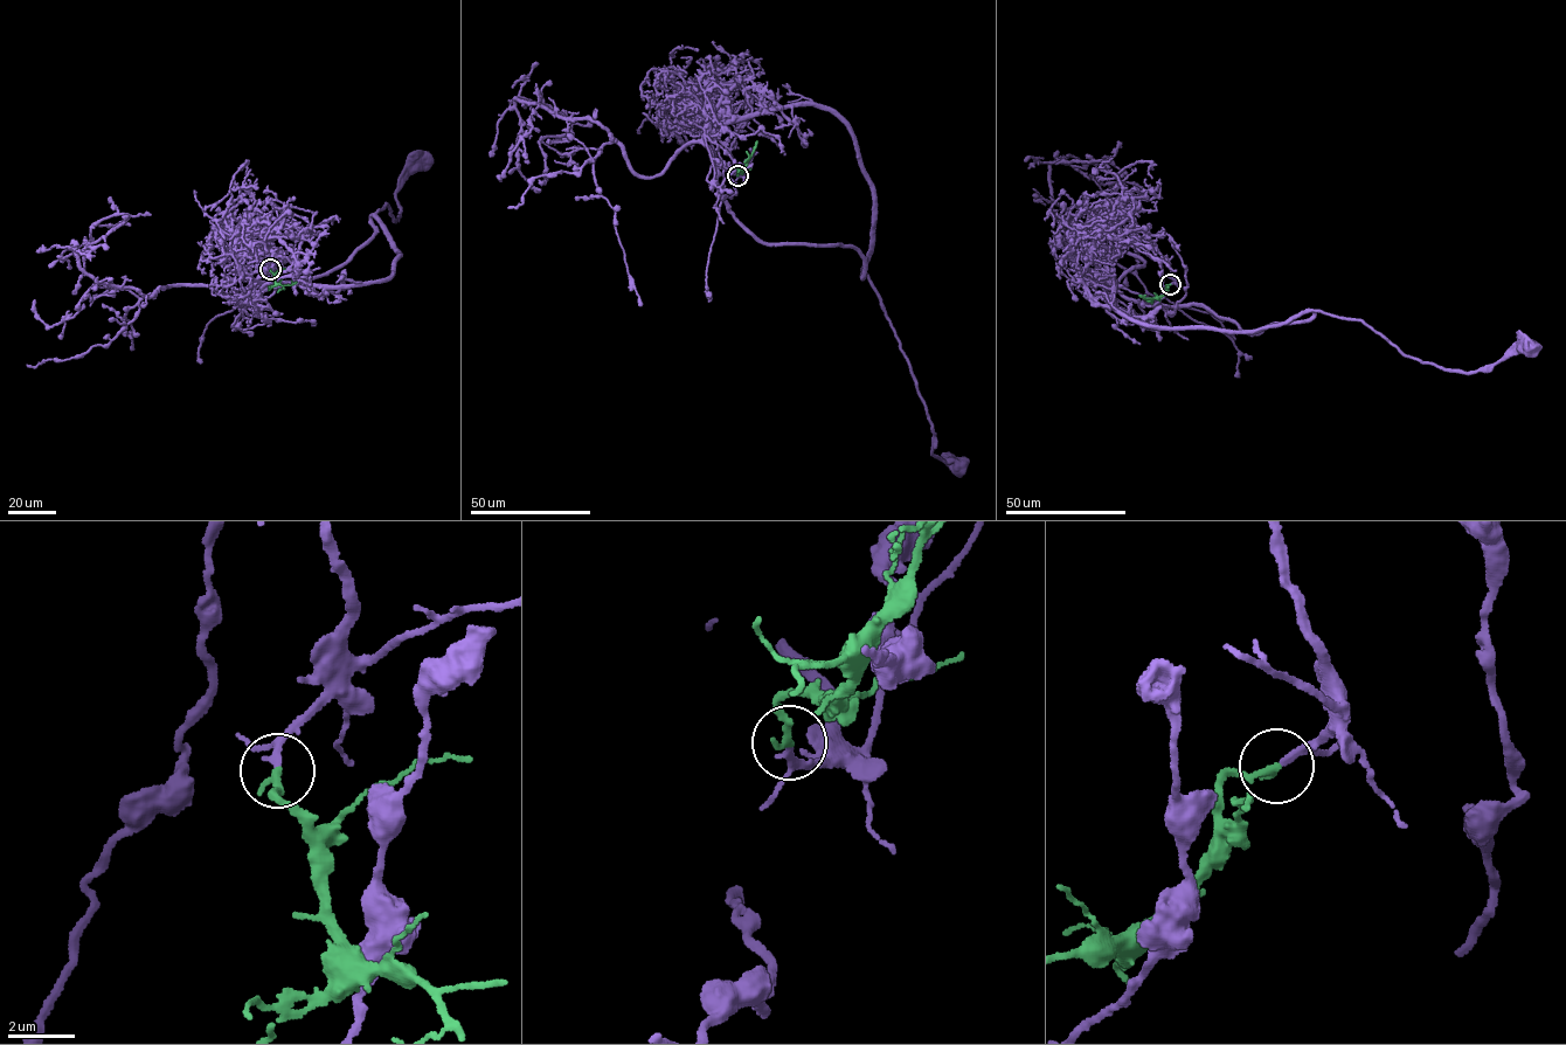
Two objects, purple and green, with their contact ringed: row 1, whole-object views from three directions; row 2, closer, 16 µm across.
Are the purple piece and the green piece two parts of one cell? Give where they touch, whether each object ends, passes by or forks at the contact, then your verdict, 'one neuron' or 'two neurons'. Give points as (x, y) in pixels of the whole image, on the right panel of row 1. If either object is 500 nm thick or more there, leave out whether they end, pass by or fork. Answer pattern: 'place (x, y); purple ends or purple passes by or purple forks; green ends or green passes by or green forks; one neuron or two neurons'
place (1170, 284); purple passes by; green ends; one neuron

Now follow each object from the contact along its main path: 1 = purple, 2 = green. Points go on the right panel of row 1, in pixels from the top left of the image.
1: (1170, 284), (1134, 226), (1185, 268), (1170, 313), (1258, 334), (1321, 311), (1467, 373), (1529, 347)
2: (1170, 284), (1162, 296), (1152, 298), (1140, 295)

